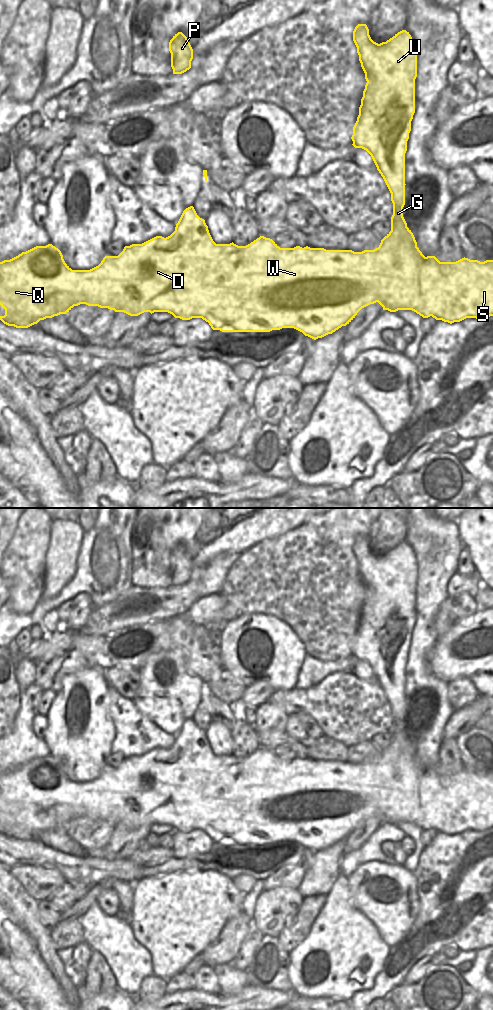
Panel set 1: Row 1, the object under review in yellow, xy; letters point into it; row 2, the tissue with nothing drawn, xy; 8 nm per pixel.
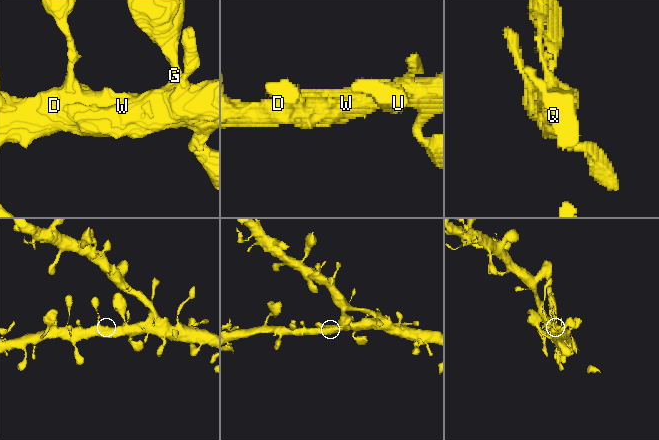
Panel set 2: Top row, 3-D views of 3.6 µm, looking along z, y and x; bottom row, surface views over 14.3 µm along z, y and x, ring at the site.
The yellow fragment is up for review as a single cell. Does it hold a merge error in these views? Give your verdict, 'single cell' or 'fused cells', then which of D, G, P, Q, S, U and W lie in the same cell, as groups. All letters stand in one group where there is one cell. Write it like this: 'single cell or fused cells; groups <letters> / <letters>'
single cell; groups D G P Q S U W

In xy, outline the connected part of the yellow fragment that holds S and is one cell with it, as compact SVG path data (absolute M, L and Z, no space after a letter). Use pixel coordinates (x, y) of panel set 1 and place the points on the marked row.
M358 24L353 31L353 41L357 47L359 61L365 73L367 83L363 91L359 115L353 127L353 135L351 137L353 141L352 145L355 148L366 150L371 155L377 170L383 177L391 193L391 201L393 203L391 231L381 240L378 248L374 250L364 250L362 252L354 252L352 250L326 250L324 248L310 248L308 246L304 248L300 246L294 248L280 248L272 239L264 236L260 236L246 246L238 246L233 242L230 244L216 244L209 233L205 220L197 215L193 206L190 206L183 211L176 224L175 231L170 236L166 238L156 236L142 244L125 246L118 256L105 256L98 266L90 270L72 270L65 263L61 251L52 244L36 246L26 252L22 252L10 260L0 262L0 305L5 309L5 315L0 316L0 320L8 326L28 328L37 324L40 320L52 318L60 314L66 314L74 306L86 304L88 306L108 308L115 312L124 312L130 316L138 316L144 312L150 312L151 314L154 312L168 312L175 318L180 318L182 320L202 318L209 323L213 330L220 330L222 332L270 332L282 328L294 328L302 332L305 336L316 340L328 334L332 334L342 326L346 326L355 318L362 308L376 302L383 307L383 310L388 310L390 312L412 310L423 318L432 316L436 320L442 320L450 324L460 322L466 318L476 318L480 320L493 316L493 260L480 262L464 257L456 262L440 262L435 256L425 257L417 247L415 237L407 227L407 223L403 217L406 185L405 153L407 151L407 141L411 131L411 121L415 113L415 79L417 77L417 49L411 35L406 30L402 30L386 42L378 44L371 39L367 25Z

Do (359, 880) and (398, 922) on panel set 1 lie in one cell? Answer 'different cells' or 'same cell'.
same cell

